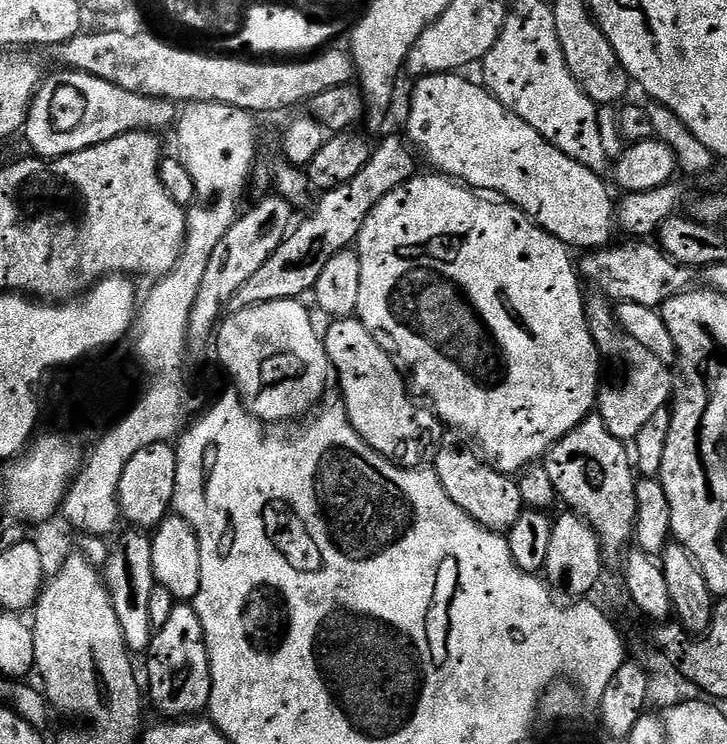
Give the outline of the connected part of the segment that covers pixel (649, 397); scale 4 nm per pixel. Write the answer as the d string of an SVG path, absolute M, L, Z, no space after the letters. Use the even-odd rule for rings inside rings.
M594 296L587 301L588 329L605 361L613 360L620 367L624 380L628 384L616 384L613 388L601 387L596 393L595 411L606 422L606 430L614 434L614 438L625 442L635 441L638 430L658 414L658 410L668 408L674 396L674 376L671 376L669 365L661 362L656 355L650 354L630 334L626 334L616 319L611 303L602 296Z

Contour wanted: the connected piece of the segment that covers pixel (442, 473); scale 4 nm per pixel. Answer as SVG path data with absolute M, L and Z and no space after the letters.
M441 443L434 457L434 471L446 494L450 494L452 501L483 528L491 532L507 533L518 522L521 512L525 511L519 483L511 475L493 468L487 459L479 455L476 457L466 445L448 443Z

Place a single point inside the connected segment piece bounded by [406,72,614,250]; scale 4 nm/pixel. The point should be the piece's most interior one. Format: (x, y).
(459, 126)

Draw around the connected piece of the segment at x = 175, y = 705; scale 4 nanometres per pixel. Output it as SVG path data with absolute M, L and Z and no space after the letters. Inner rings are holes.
M177 603L170 614L170 622L155 629L148 658L146 688L152 691L157 710L168 715L165 717L188 718L203 713L200 711L209 707L212 699L212 667L208 661L200 613L191 603Z

